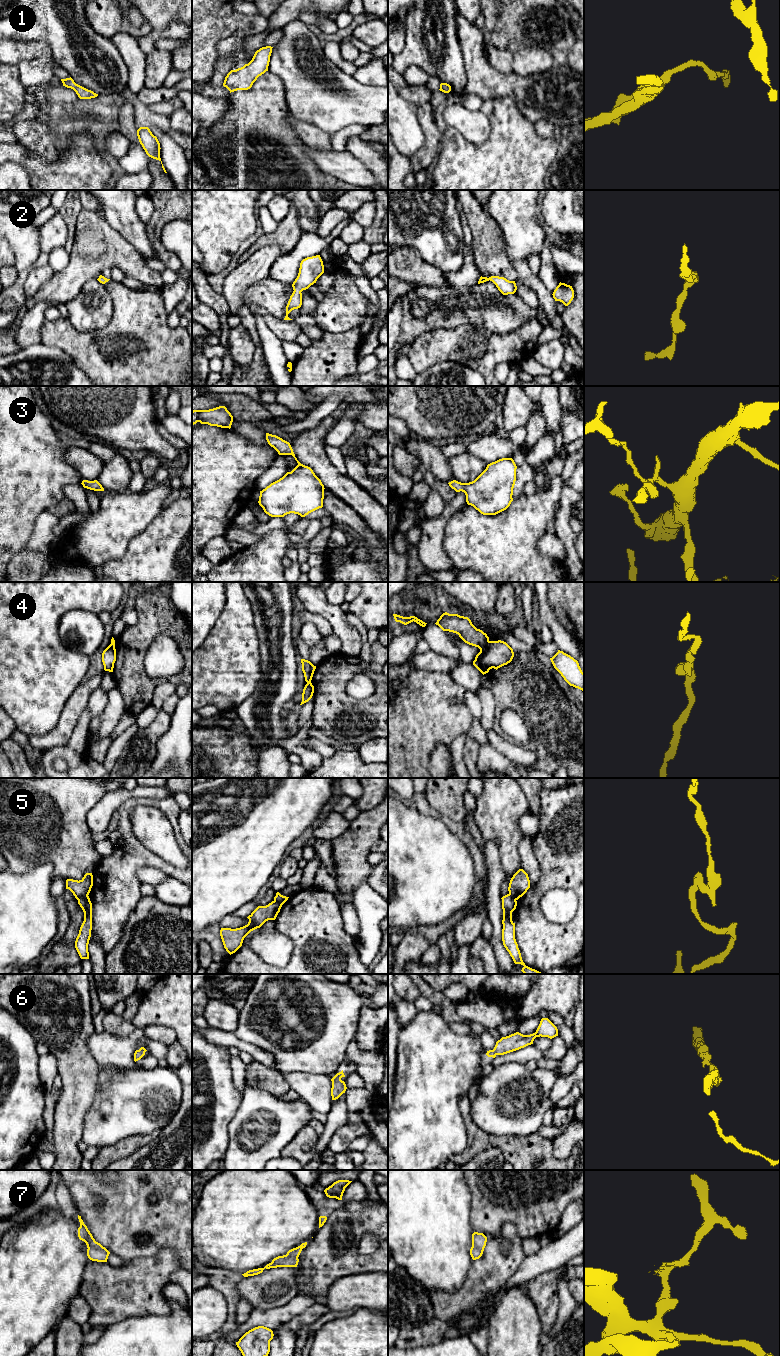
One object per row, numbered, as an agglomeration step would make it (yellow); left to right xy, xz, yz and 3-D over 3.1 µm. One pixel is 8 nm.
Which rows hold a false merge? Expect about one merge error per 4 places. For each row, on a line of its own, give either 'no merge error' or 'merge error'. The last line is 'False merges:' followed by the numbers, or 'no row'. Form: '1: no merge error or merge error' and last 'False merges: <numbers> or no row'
1: no merge error
2: no merge error
3: no merge error
4: merge error
5: merge error
6: no merge error
7: no merge error
False merges: 4, 5

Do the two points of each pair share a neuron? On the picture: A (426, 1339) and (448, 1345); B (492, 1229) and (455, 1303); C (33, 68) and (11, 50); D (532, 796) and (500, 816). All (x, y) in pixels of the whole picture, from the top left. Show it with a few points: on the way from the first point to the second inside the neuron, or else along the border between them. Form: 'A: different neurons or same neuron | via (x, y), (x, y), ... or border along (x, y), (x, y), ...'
A: different neurons | border along (444, 1337), (438, 1343), (432, 1345)
B: different neurons | border along (508, 1223), (502, 1226), (498, 1235), (487, 1238)
C: different neurons | border along (46, 54), (23, 60), (17, 65)
D: different neurons | border along (521, 788), (531, 811)

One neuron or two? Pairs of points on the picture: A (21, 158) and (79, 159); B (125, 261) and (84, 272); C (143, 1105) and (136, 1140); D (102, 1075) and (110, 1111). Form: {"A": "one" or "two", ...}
{"A": "one", "B": "one", "C": "two", "D": "two"}

